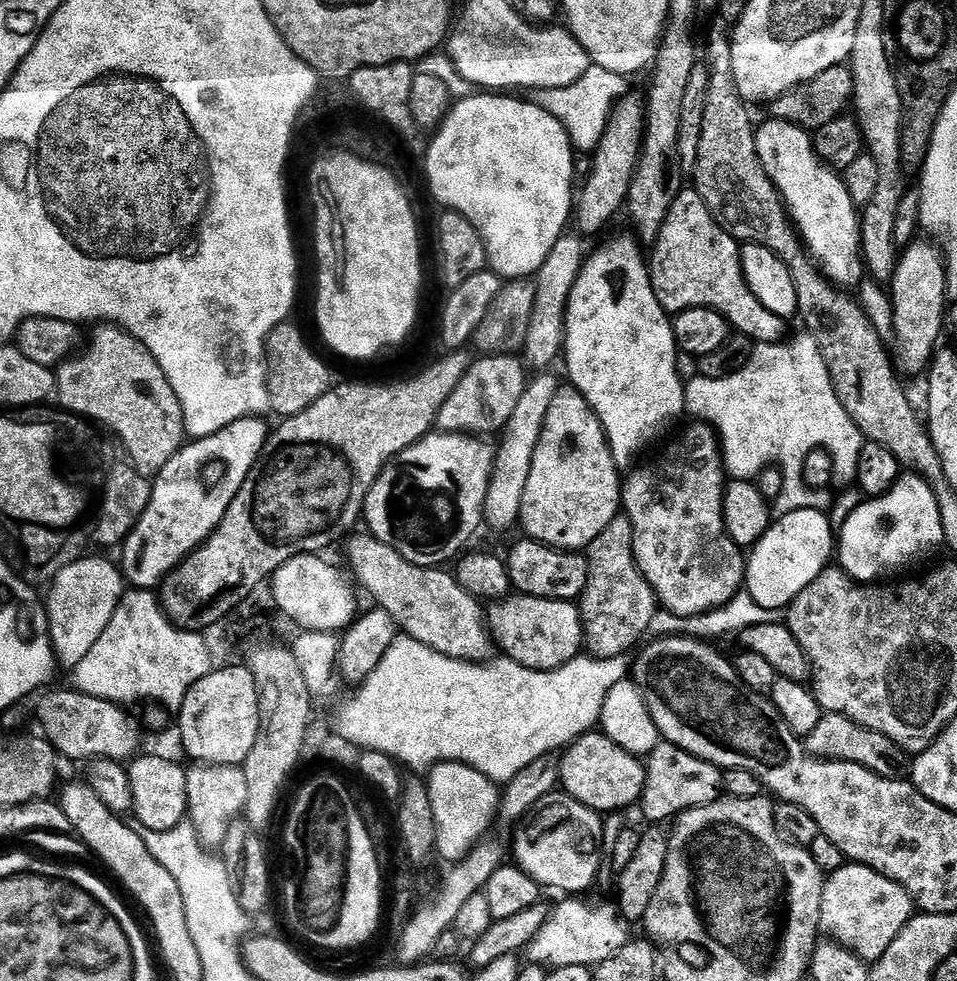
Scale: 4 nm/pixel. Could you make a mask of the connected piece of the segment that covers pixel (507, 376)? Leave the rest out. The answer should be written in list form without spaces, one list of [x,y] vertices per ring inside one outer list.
[[[484,354],[477,359],[466,374],[466,378],[462,378],[462,382],[458,382],[458,390],[454,390],[454,394],[450,394],[450,398],[446,398],[446,406],[442,406],[440,411],[439,427],[445,432],[466,432],[469,434],[481,434],[480,432],[496,432],[505,427],[508,419],[514,414],[514,406],[518,406],[518,398],[522,398],[522,394],[526,391],[530,383],[530,375],[524,369],[525,361],[519,360],[516,354],[508,354],[512,356],[500,356],[504,354]]]

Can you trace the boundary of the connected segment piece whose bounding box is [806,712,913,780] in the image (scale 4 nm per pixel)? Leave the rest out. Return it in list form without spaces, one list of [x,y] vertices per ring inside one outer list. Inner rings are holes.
[[[841,712],[821,715],[818,726],[814,726],[814,730],[807,733],[806,744],[814,752],[816,748],[817,757],[859,762],[866,770],[876,772],[891,780],[903,780],[912,770],[913,757],[905,752],[901,745],[895,744],[886,734],[867,728]]]

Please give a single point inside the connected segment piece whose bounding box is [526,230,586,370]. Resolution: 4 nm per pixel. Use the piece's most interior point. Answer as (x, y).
(547, 336)

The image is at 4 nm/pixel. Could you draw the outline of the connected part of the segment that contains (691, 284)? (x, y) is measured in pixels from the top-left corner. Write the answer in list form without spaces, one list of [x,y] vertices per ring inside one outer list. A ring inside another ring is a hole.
[[[692,186],[681,187],[674,198],[674,206],[670,206],[670,214],[656,240],[653,254],[650,254],[650,271],[652,285],[656,291],[658,302],[665,312],[675,314],[687,308],[712,308],[724,315],[725,320],[737,333],[746,335],[753,342],[775,343],[785,339],[785,317],[770,314],[762,302],[750,290],[744,277],[744,267],[740,261],[741,245],[735,236],[724,227],[723,223],[711,212],[704,196]]]

